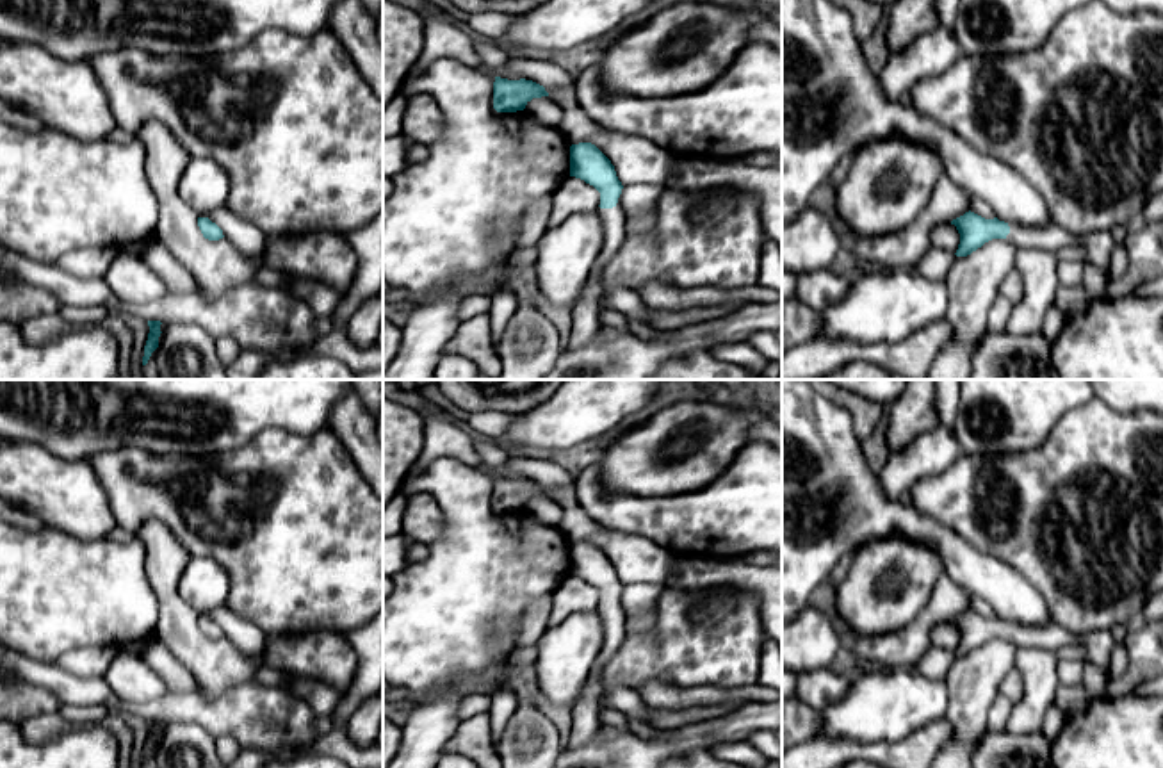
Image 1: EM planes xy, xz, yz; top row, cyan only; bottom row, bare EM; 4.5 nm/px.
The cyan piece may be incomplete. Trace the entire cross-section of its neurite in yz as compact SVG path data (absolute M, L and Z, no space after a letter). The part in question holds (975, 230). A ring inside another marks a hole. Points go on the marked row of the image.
M971 210L953 219L951 225L960 233L956 257L967 257L992 239L1008 239L1017 248L1040 248L1054 253L1067 246L1085 244L1085 235L1069 233L1056 225L1026 226L997 217L985 219Z

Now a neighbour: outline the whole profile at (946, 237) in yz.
M951 223L933 226L930 239L931 239L931 246L949 253L956 253L960 244L960 233L956 226Z

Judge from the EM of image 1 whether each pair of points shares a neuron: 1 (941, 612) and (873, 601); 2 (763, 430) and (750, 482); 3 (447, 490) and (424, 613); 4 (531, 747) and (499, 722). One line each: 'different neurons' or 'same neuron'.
1: different neurons
2: different neurons
3: same neuron
4: different neurons

